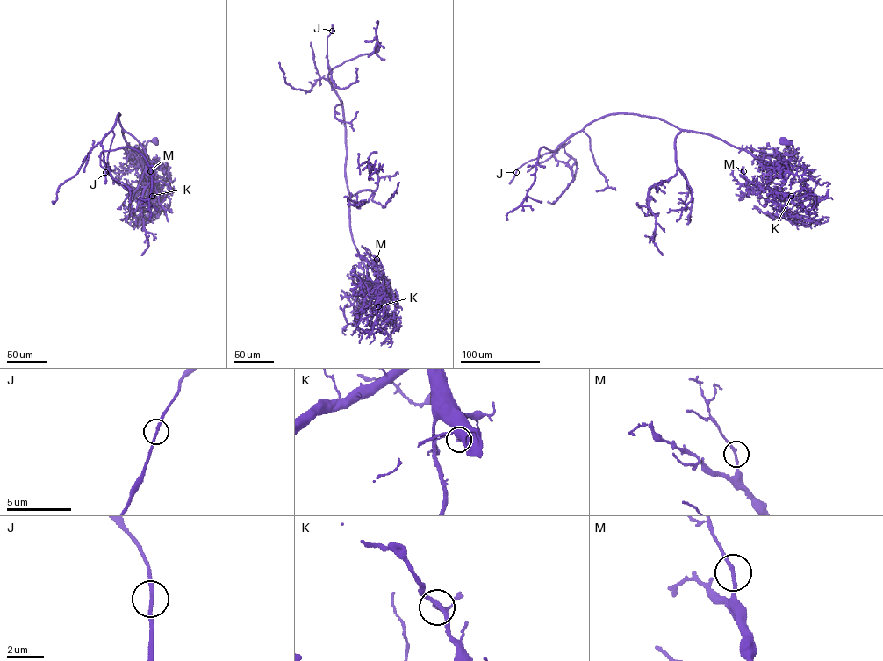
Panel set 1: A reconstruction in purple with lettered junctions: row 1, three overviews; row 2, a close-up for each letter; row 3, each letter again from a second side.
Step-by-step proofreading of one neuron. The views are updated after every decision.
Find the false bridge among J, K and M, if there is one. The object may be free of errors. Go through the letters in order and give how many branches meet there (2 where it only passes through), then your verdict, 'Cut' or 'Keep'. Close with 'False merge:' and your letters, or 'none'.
J: Branches: 2. Keep
K: Branches: 2. Keep
M: Branches: 2. Keep
False merge: none

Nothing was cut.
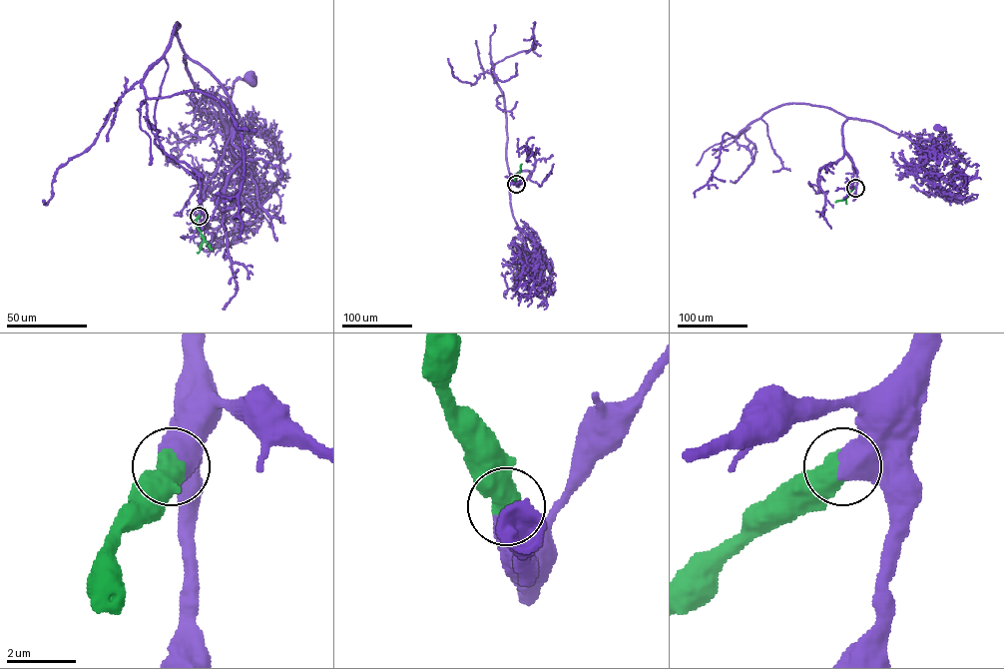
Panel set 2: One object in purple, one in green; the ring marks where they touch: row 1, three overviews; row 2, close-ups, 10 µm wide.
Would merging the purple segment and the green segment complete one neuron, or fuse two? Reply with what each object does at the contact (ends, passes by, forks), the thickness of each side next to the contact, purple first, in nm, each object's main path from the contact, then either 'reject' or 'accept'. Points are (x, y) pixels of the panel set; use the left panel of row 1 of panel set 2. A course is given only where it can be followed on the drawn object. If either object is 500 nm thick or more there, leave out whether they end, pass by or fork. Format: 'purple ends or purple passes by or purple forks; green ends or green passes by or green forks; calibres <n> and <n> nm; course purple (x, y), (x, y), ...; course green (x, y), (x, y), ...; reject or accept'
calibres 700 and 650 nm; course purple (199, 216), (234, 109), (222, 84), (185, 58), (226, 124), (234, 83), (250, 77); course green (199, 216), (196, 226), (212, 249); accept

